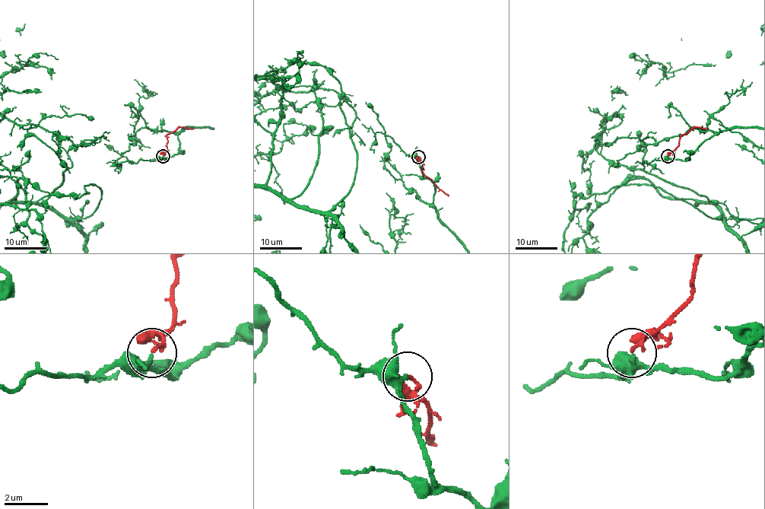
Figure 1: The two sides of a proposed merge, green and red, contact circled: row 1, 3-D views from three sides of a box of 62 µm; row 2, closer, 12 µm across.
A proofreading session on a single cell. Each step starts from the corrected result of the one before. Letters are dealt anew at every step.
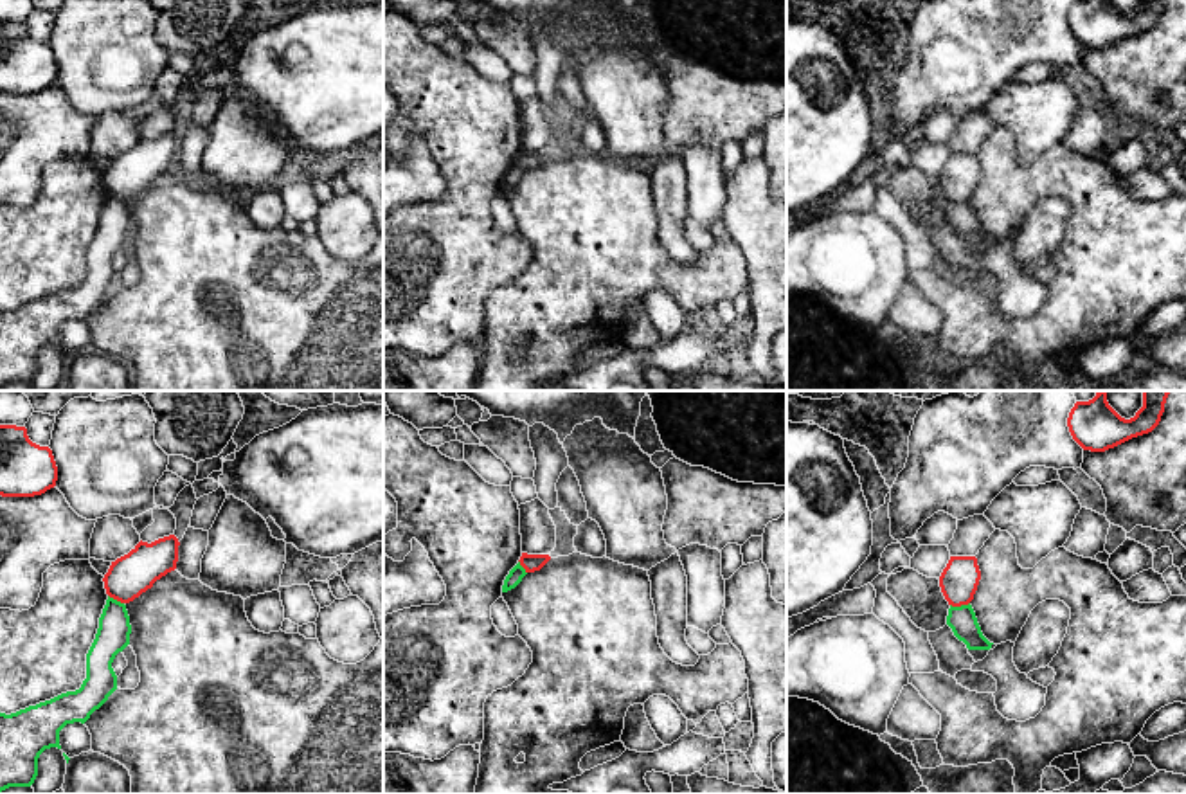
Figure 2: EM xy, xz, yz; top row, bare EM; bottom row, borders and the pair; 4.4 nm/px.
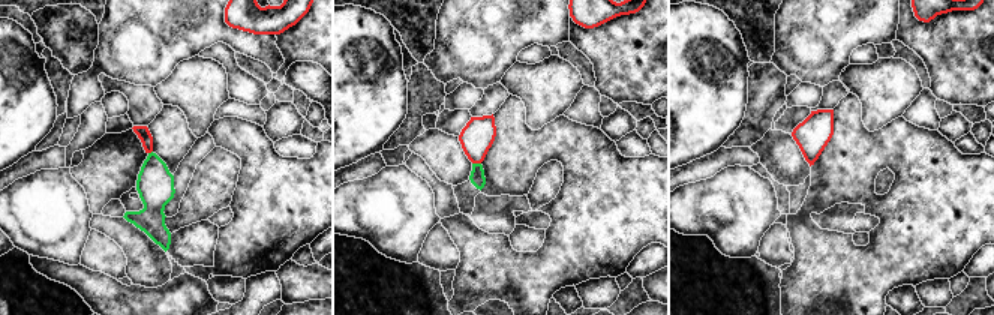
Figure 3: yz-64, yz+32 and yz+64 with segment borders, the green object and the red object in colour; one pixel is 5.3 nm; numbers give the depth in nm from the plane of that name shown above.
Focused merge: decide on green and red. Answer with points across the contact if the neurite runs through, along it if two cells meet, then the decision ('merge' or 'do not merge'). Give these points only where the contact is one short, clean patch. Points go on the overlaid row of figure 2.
border along yz (969, 602), (951, 605); do not merge

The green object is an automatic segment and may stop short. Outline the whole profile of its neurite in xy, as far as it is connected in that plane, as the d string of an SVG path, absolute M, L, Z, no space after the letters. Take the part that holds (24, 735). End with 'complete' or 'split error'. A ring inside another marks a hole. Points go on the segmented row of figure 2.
M108 596L86 654L81 688L11 715L0 713L0 792L31 787L38 776L40 754L50 747L61 749L59 731L67 724L85 724L117 690L112 663L130 645L130 634L126 605Z; complete

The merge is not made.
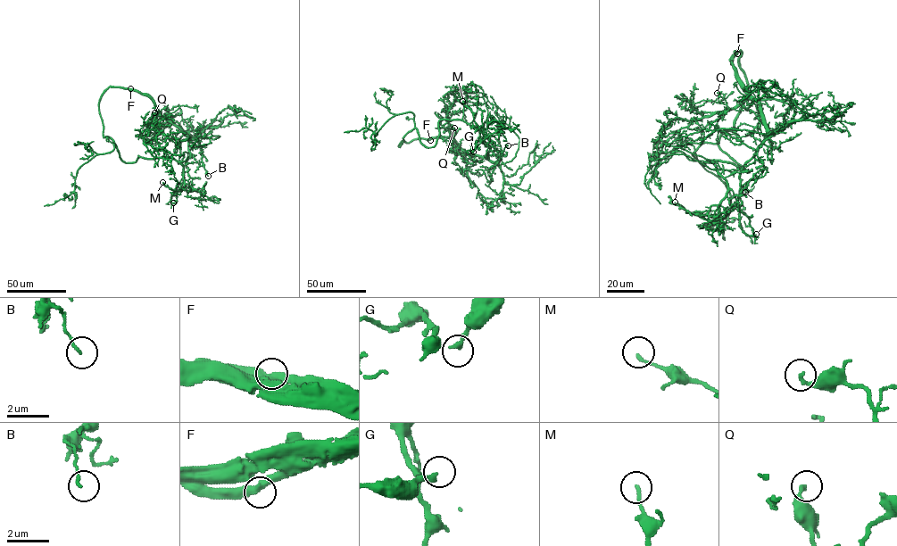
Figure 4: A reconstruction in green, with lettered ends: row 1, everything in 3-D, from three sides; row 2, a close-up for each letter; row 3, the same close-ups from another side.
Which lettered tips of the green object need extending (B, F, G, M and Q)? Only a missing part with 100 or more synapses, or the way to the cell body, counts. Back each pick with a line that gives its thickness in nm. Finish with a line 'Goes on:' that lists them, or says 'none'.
Goes on: none

